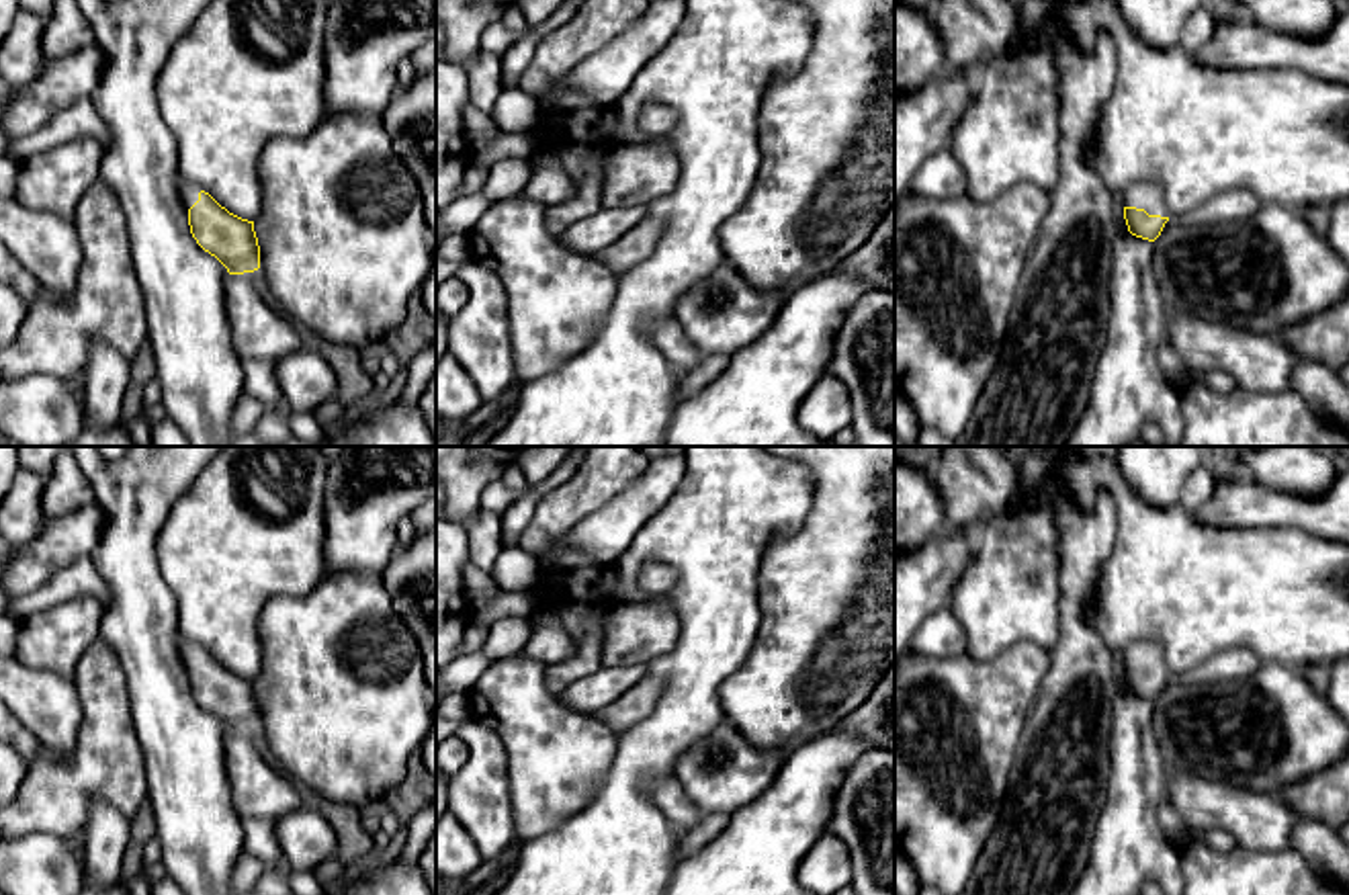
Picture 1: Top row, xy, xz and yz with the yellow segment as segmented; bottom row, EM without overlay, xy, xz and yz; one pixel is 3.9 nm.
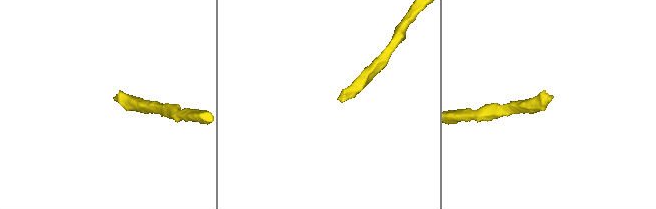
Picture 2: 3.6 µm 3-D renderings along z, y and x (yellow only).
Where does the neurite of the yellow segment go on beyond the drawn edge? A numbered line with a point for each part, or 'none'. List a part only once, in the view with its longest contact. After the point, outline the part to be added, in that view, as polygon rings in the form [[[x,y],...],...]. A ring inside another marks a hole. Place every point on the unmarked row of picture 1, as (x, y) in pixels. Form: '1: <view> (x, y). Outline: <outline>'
1: yz (1145, 654). Outline: [[[1132,641],[1122,653],[1126,666],[1144,668],[1148,674],[1169,676],[1163,649],[1157,641]]]

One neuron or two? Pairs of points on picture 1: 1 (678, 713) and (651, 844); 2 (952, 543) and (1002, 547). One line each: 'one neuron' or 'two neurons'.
1: one neuron
2: two neurons

